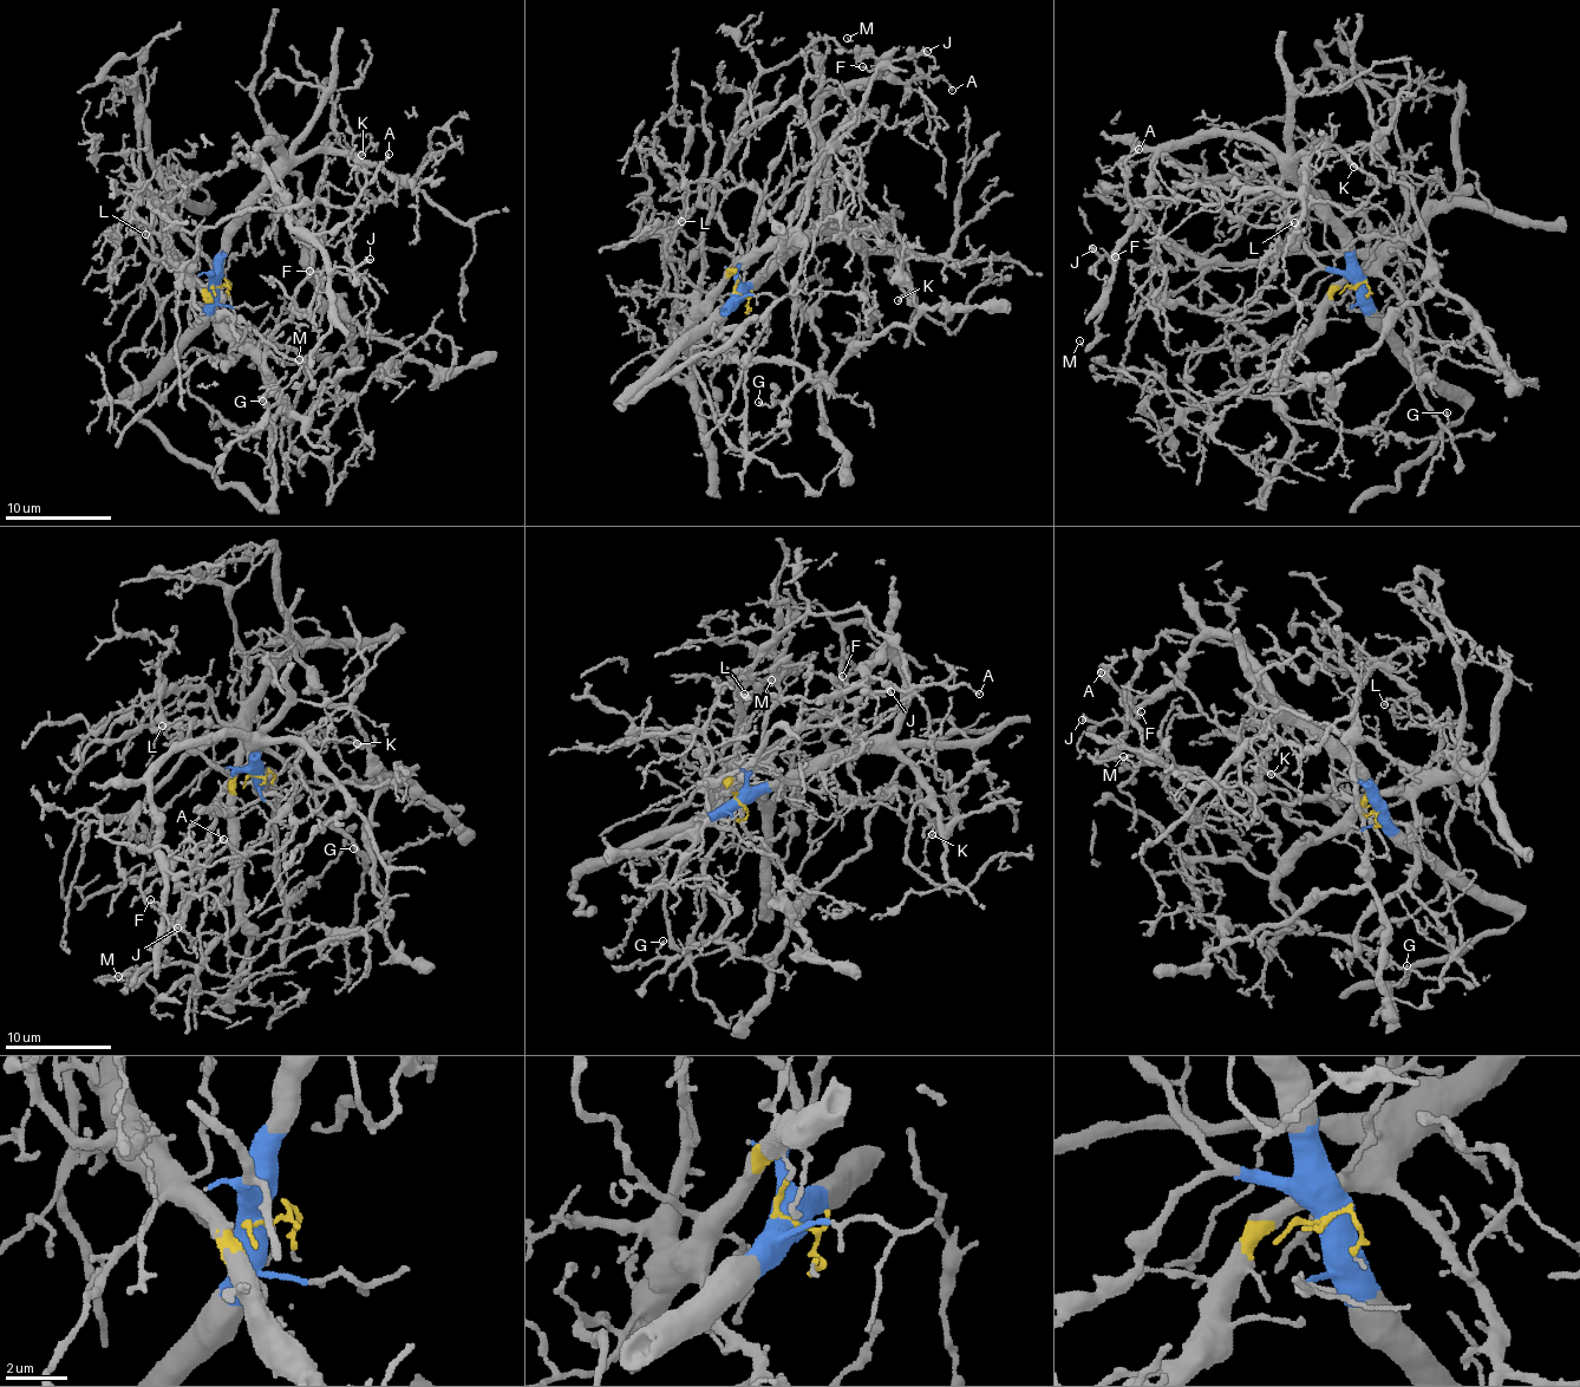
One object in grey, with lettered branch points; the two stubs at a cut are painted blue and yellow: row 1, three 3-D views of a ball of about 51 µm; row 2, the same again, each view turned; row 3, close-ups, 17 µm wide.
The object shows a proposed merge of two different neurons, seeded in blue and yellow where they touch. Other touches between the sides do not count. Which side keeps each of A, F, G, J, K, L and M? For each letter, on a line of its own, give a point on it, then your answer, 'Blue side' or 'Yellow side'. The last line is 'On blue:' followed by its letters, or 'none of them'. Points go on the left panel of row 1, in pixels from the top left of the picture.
A: Place: (389, 154). Blue side
F: Place: (309, 271). Blue side
G: Place: (262, 401). Yellow side
J: Place: (370, 259). Blue side
K: Place: (361, 155). Blue side
L: Place: (145, 234). Yellow side
M: Place: (299, 359). Blue side
On blue: A, F, J, K, M

